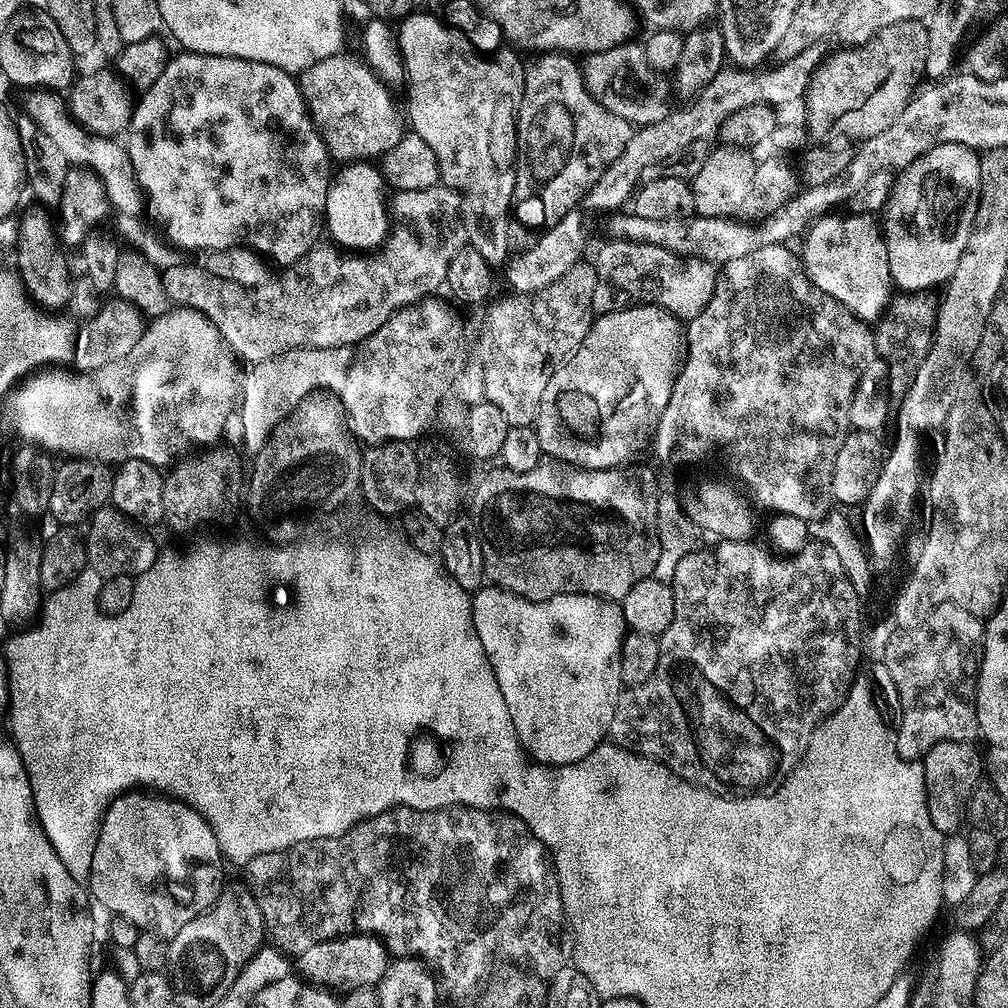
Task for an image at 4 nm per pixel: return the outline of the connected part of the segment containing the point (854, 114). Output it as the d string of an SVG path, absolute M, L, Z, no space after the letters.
M906 20L902 24L885 28L864 44L845 47L833 51L817 68L808 83L808 91L802 101L802 107L808 111L806 121L807 134L813 145L831 150L847 149L847 144L859 146L864 141L882 134L904 107L912 101L919 80L925 79L926 46L928 45L927 27L919 20Z

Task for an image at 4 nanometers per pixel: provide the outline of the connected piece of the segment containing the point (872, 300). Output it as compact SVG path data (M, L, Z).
M832 214L817 219L807 229L806 235L803 237L803 240L805 239L804 252L802 251L804 272L812 279L814 286L818 290L830 294L830 298L834 298L839 304L846 306L846 310L850 310L859 320L874 322L880 318L889 305L890 299L888 300L888 295L894 292L884 233L881 225L877 221L876 224L872 221L875 219L871 215L854 214L849 217L840 219Z

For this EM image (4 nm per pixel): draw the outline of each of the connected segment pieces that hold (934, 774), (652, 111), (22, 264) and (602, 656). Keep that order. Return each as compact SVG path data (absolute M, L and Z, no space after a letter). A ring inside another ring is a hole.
M970 740L962 742L938 742L922 758L924 766L924 785L926 786L926 806L930 810L930 822L934 830L942 834L956 834L961 831L960 827L965 827L968 815L968 799L973 790L982 780L982 752L976 749L977 745Z
M629 42L616 46L614 50L602 50L593 56L583 57L582 83L585 91L601 104L610 114L628 121L633 126L653 124L666 114L664 88L657 75L649 70L644 58L644 49L639 43Z
M44 206L35 207L26 209L24 217L19 217L14 249L15 256L17 255L15 267L19 271L20 279L24 281L29 296L37 305L48 310L56 310L59 309L56 308L59 304L61 307L68 302L70 291L68 260L64 257L65 249L62 247L57 225L55 223L52 225L52 220L48 217L49 209Z
M485 586L472 596L472 625L478 634L478 642L482 642L482 650L494 670L494 678L498 678L498 686L502 690L502 698L506 698L506 706L510 710L512 725L520 747L537 764L573 764L586 754L590 754L608 736L608 727L614 718L614 706L622 691L620 682L620 651L626 635L624 610L619 603L605 600L597 596L587 596L581 592L567 592L549 600L527 600L518 594L508 592L504 588Z

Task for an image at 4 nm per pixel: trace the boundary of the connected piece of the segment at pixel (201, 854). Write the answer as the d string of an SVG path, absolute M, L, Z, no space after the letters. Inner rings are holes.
M125 794L117 796L113 800L112 805L108 807L108 811L104 813L104 818L100 825L100 833L94 846L92 869L88 875L86 884L87 887L92 887L93 898L102 907L109 908L109 913L112 916L121 916L130 922L134 922L134 926L139 928L141 933L161 938L170 938L174 934L178 934L178 930L182 930L182 926L186 926L186 922L190 922L196 916L201 916L201 914L207 912L211 908L212 903L216 901L217 896L222 891L220 879L224 876L223 870L220 869L220 864L222 865L222 857L214 834L208 829L208 825L204 823L204 818L199 816L192 808L171 798L159 798L154 794Z

